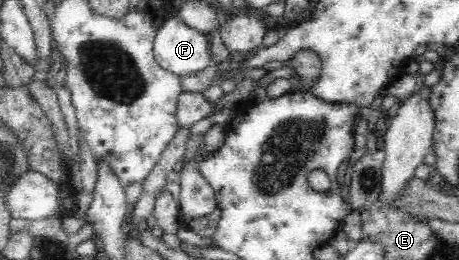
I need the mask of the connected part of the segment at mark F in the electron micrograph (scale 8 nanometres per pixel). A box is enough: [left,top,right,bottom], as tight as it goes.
[153,18,210,76]

